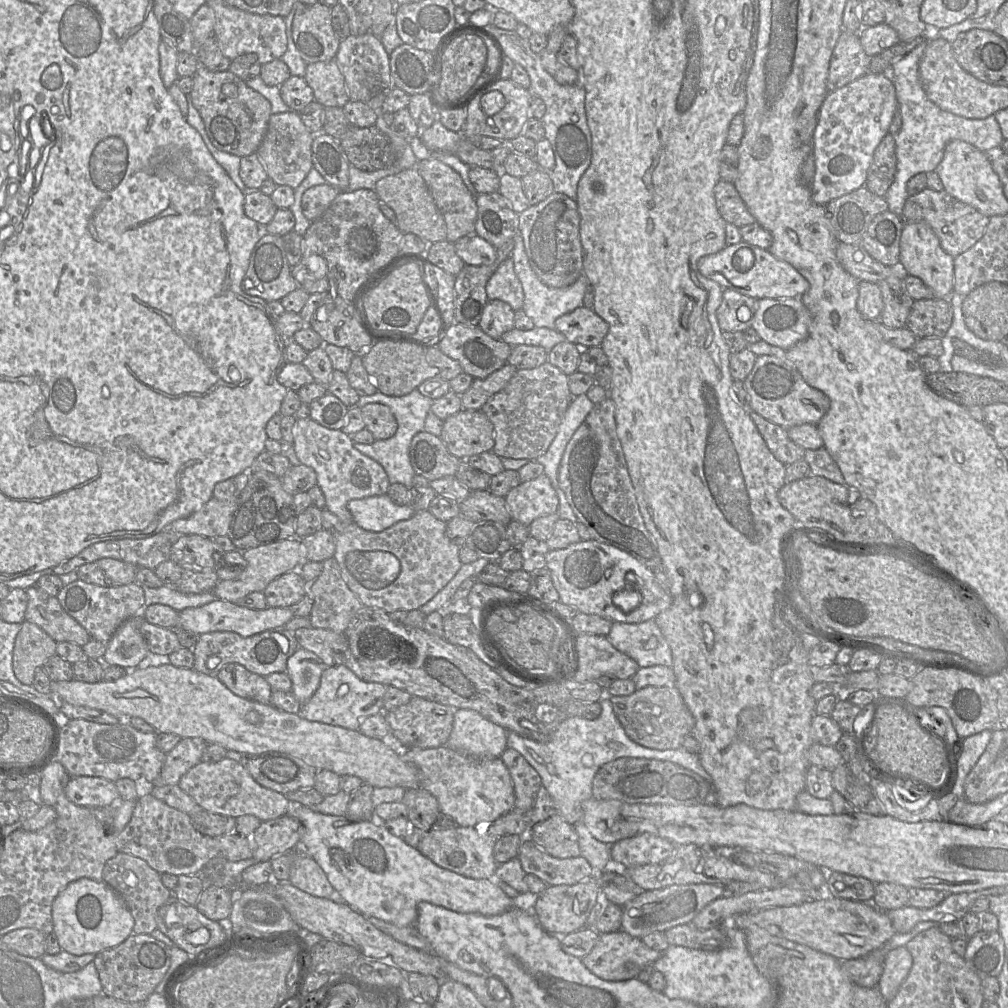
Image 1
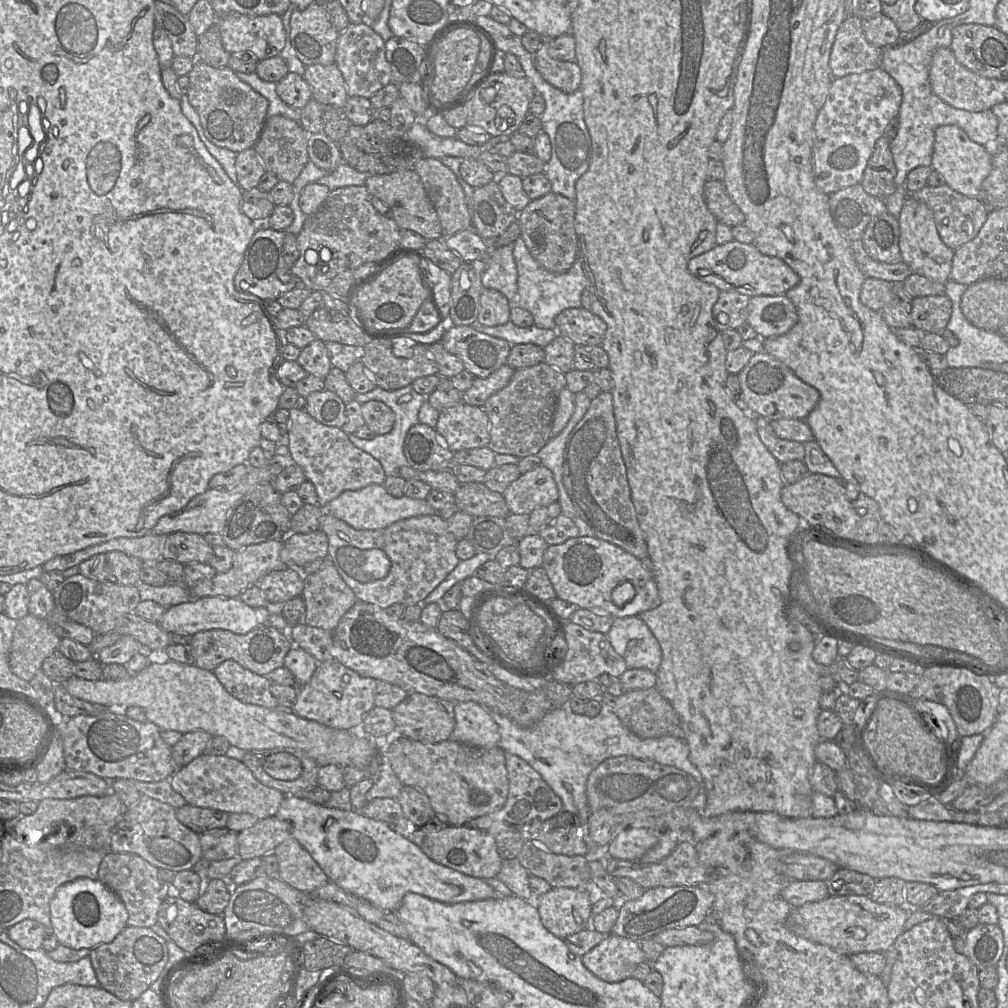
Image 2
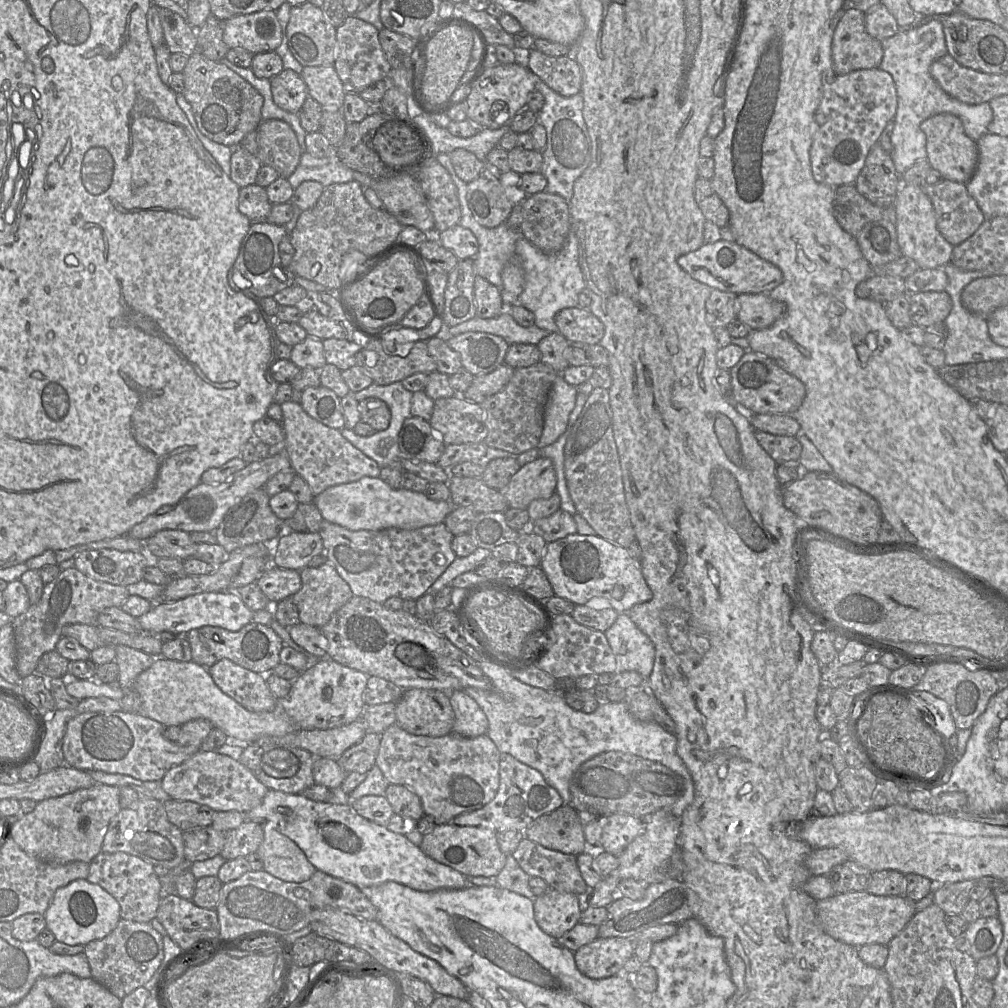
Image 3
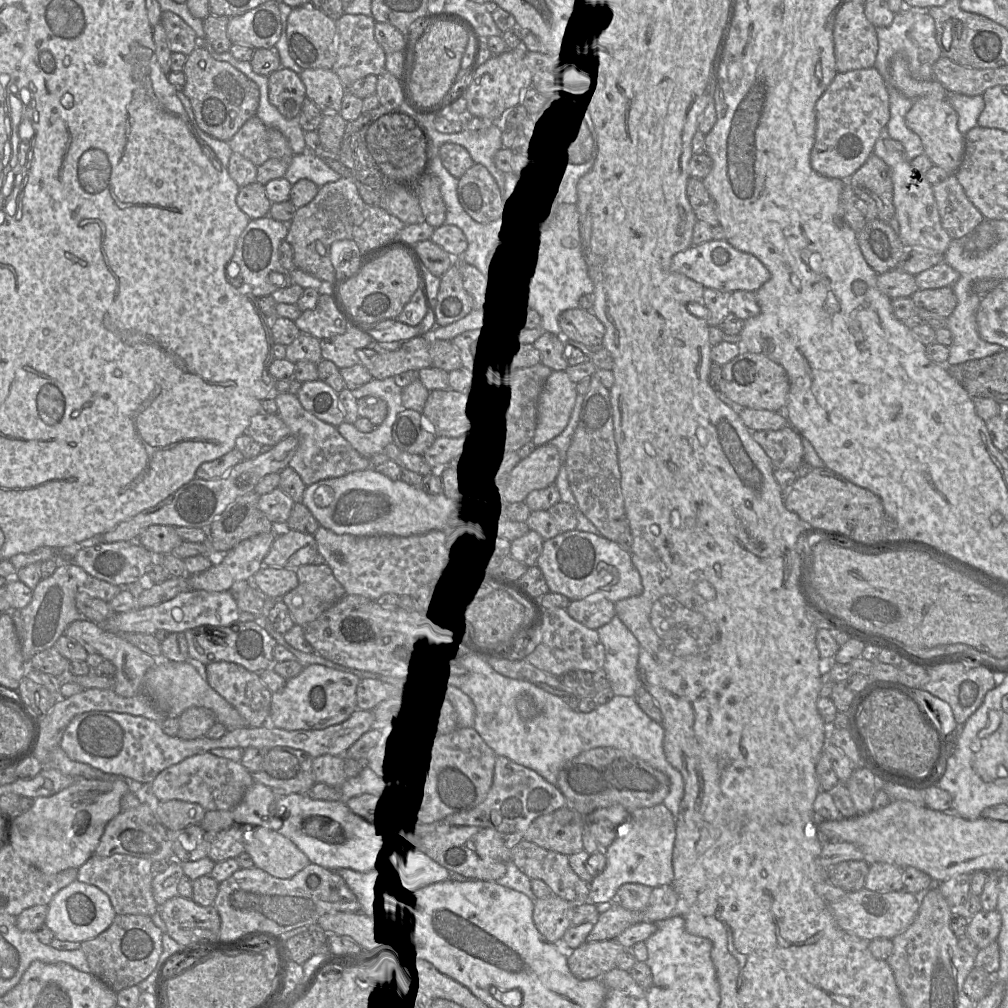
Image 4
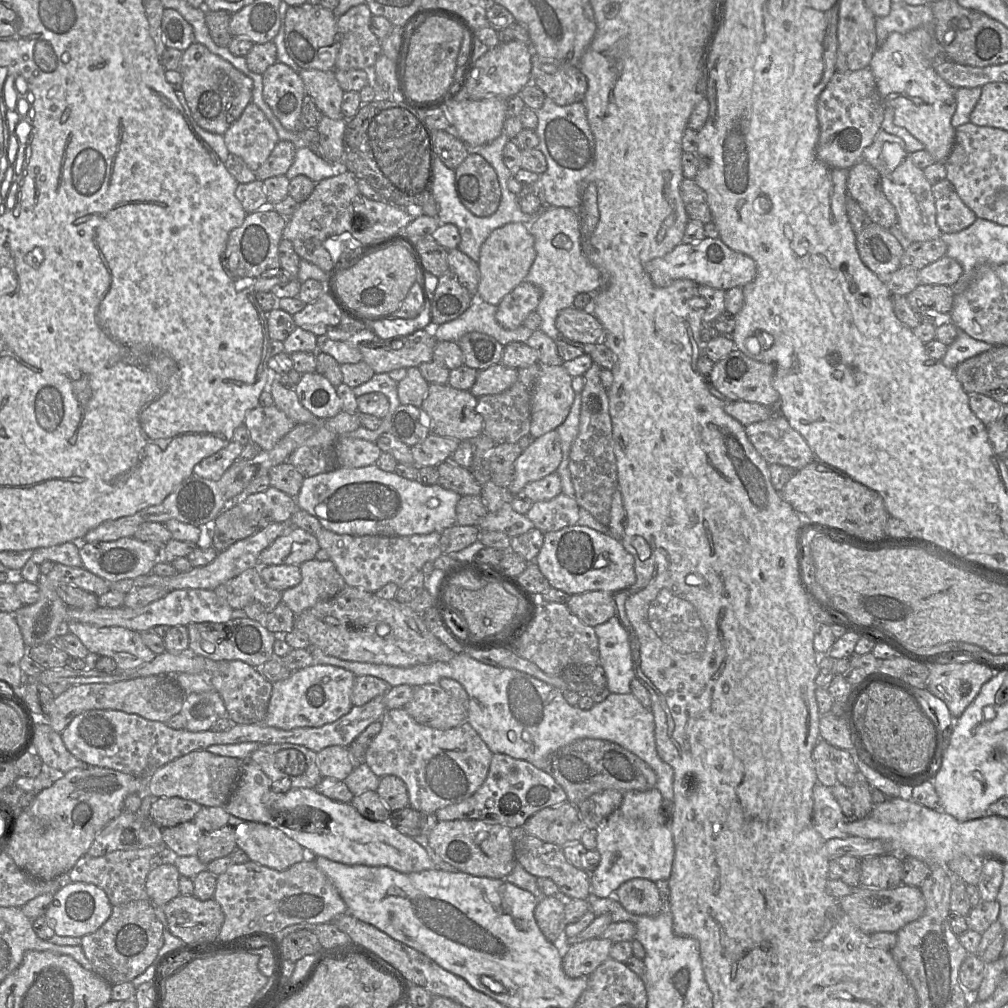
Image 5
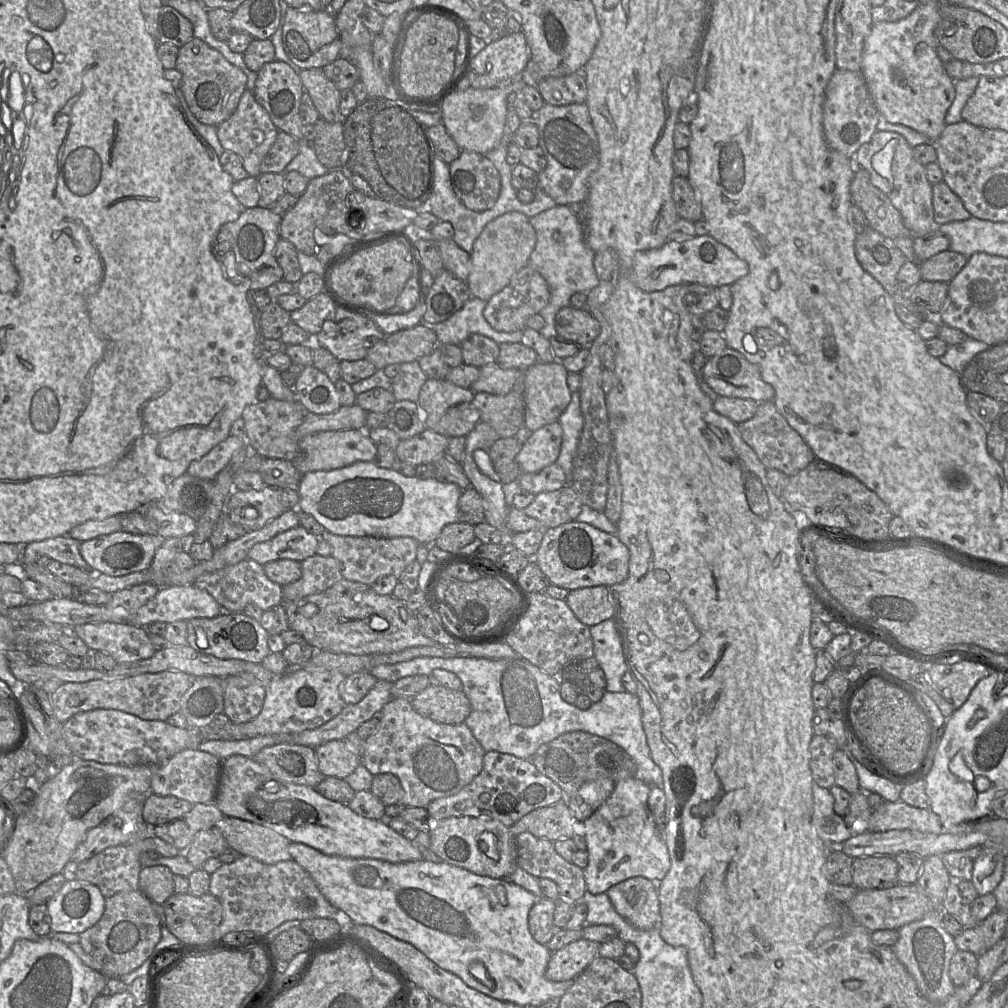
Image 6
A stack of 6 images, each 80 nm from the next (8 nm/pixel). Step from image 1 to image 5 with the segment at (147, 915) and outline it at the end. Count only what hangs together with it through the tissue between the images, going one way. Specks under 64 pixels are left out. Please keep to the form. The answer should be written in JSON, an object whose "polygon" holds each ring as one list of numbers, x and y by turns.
{"polygon":[[163,843,160,846,137,850,116,850,101,857,84,855,68,872,67,880,98,886,106,893,112,907,135,900,149,900,145,882,151,870,150,860,166,848,166,844]]}

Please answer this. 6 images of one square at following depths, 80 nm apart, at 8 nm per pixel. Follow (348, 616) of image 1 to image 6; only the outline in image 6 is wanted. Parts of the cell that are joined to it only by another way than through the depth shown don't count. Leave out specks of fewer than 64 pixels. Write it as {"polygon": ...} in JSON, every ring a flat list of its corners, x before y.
{"polygon":[[315,554,300,563,302,575,299,580,282,587,283,601,296,601,323,592,343,579,339,563,332,555]]}

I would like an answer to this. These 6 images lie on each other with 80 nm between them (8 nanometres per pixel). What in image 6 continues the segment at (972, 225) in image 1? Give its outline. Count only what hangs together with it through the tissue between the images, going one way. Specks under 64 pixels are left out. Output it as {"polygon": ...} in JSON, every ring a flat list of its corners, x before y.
{"polygon":[[943,180,932,185,932,204,934,221,937,224,967,220,971,217,958,195]]}

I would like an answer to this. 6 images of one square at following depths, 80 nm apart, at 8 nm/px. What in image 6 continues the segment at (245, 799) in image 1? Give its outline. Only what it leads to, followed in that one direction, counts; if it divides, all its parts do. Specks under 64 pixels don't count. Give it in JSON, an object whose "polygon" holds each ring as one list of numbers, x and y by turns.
{"polygon":[[188,748,176,753,166,763,157,766,151,779,150,790,160,796,175,796,190,803,214,803,222,760,201,751,198,748]]}

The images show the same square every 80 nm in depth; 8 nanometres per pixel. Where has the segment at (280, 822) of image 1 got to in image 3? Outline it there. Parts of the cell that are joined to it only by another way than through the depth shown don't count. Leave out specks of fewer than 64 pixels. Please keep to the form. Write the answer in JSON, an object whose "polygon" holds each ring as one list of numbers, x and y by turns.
{"polygon":[[247,820,239,827,224,833,225,842,219,855,231,860,255,853,263,841,264,827,261,823]]}

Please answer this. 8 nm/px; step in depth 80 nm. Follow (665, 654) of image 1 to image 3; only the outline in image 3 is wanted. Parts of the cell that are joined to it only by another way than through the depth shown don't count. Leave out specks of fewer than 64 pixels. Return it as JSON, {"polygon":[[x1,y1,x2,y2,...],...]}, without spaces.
{"polygon":[[627,613,618,614,615,622,603,633,615,655,616,673,636,671,647,680,654,665,655,647,649,637,632,622]]}

